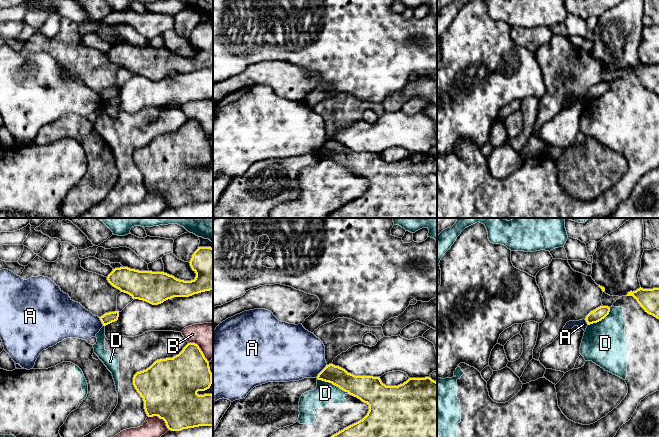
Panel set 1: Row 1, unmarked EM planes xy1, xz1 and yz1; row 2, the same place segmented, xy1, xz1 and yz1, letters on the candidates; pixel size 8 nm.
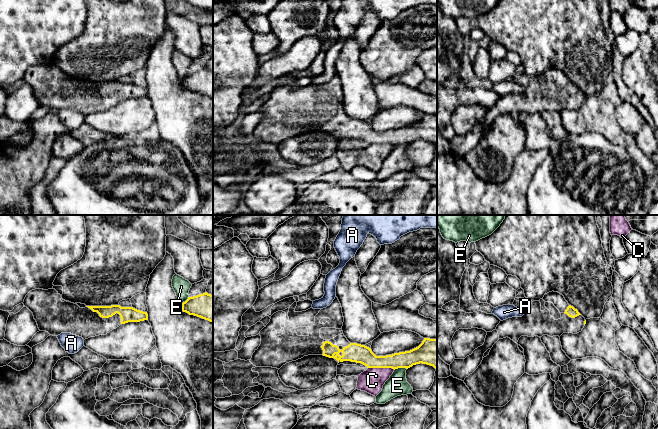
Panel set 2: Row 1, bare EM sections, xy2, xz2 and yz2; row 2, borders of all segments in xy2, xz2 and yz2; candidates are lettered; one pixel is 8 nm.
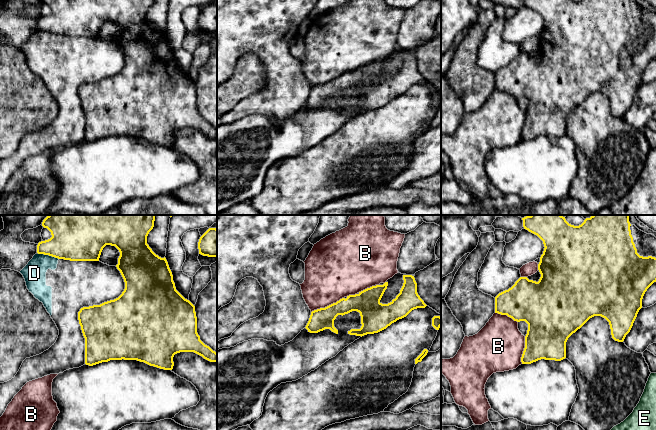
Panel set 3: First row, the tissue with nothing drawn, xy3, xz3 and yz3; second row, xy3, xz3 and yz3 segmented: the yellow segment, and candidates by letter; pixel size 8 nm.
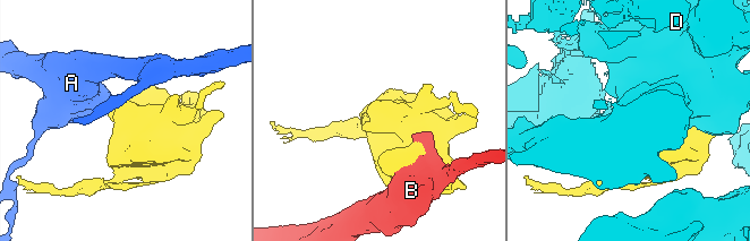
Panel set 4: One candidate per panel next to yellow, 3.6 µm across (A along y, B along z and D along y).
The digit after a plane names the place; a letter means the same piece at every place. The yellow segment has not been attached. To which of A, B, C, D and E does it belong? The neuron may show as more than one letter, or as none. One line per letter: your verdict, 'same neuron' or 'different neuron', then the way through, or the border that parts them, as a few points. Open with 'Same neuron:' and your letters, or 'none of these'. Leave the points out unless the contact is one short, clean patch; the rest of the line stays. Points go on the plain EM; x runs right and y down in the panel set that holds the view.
Same neuron: none of these
A: different neuron; border xz1 (326, 140), (316, 153)
B: different neuron
C: different neuron; border xz2 (368, 143), (391, 143), (394, 145)
D: different neuron
E: different neuron; border xz2 (406, 144), (396, 144), (394, 146)

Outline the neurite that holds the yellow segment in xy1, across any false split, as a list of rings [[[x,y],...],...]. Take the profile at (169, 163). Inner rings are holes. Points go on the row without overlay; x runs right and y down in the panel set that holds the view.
[[[188,119],[173,134],[155,137],[133,153],[147,192],[163,195],[171,207],[213,202],[213,170],[197,170],[211,160],[209,138],[195,119]]]

